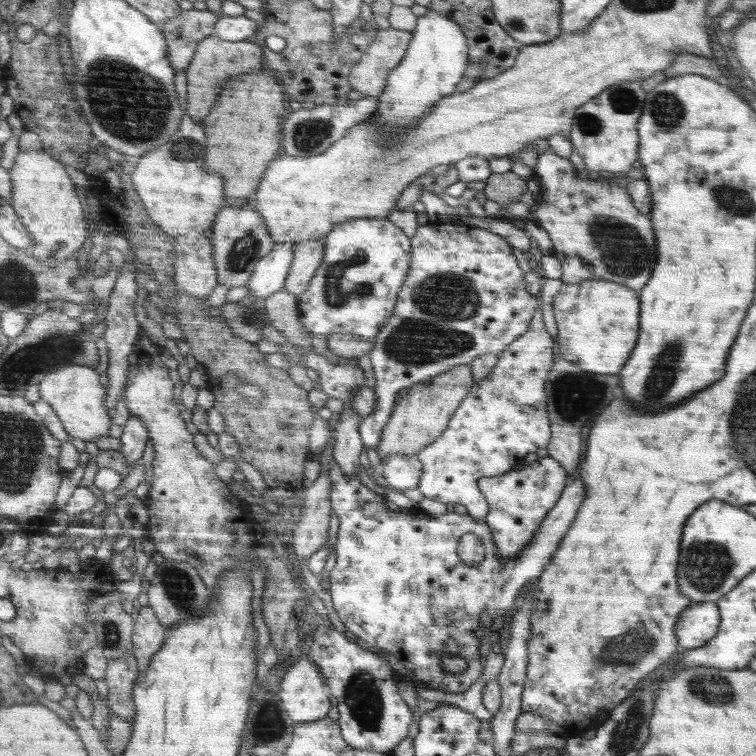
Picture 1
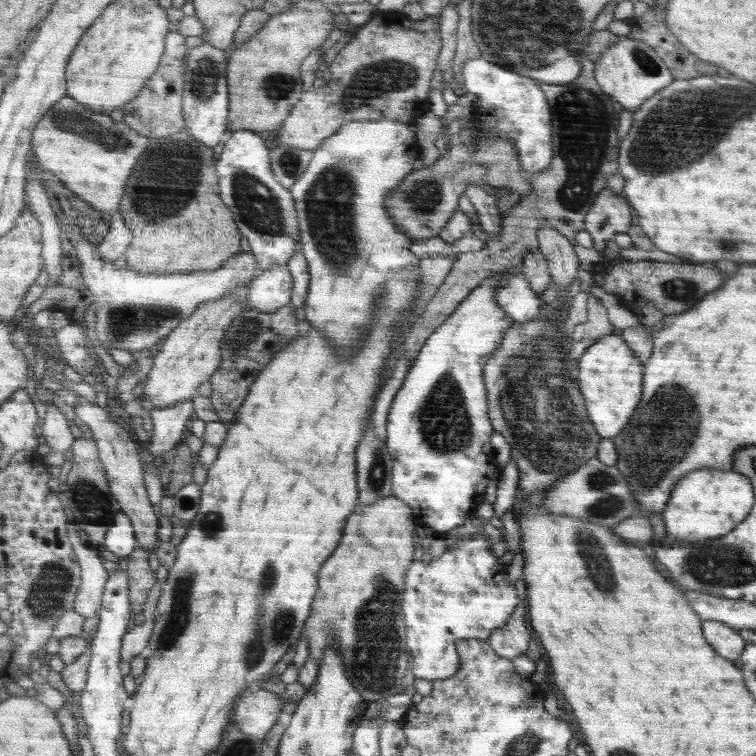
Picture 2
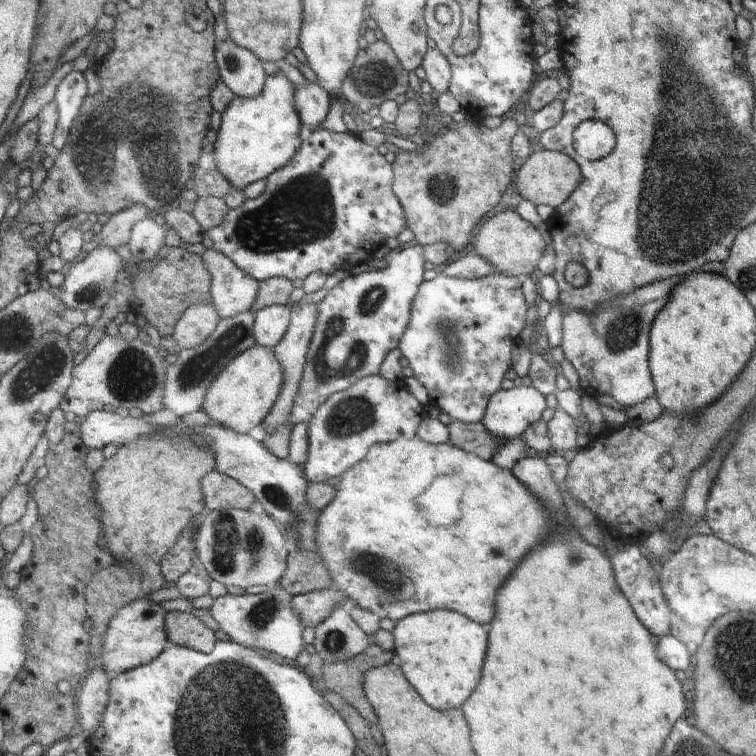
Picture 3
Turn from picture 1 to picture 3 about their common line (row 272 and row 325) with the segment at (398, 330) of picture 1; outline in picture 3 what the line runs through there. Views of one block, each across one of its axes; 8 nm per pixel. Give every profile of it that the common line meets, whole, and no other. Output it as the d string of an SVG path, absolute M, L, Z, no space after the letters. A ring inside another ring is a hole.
M440 274L420 285L413 302L408 328L401 337L401 353L408 358L414 378L426 388L429 402L444 410L452 418L465 422L482 422L492 397L506 390L506 378L510 378L512 349L522 346L522 334L530 326L530 306L526 302L524 286L528 280L506 277L502 274L486 275L475 279L457 279Z

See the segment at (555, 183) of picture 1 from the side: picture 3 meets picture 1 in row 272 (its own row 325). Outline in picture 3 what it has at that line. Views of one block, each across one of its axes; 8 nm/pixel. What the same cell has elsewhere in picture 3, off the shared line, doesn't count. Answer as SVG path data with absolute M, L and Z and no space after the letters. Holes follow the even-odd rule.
M674 278L670 282L654 282L654 286L645 286L638 292L630 293L626 297L615 299L608 305L599 307L592 315L573 312L563 315L563 339L561 347L565 359L572 364L579 378L579 388L590 396L608 394L622 407L631 407L656 393L656 384L653 382L652 371L649 369L649 334L652 332L653 322L657 314L665 308L666 296L672 284L680 280Z

